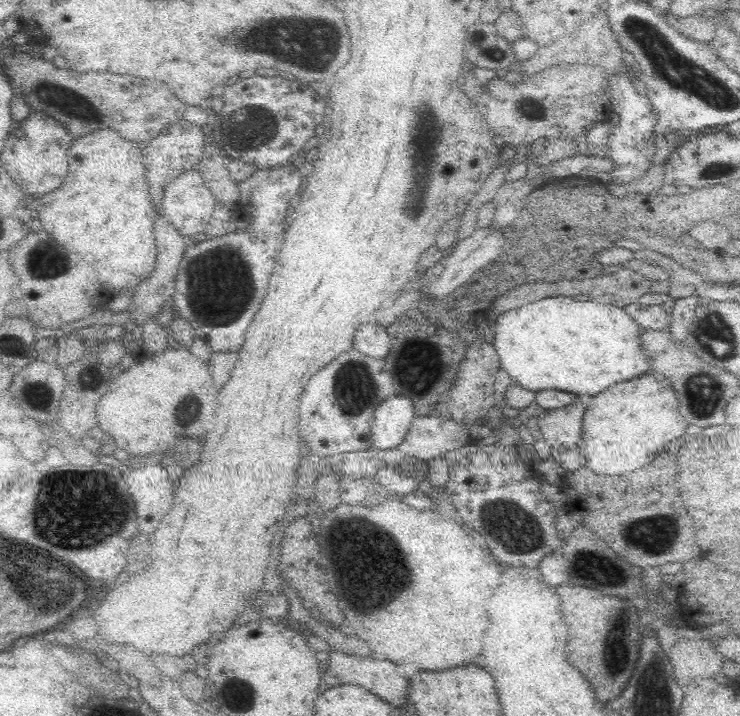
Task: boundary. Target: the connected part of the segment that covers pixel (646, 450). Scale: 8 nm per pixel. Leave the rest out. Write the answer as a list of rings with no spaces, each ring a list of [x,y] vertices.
[[[646,373],[593,396],[582,418],[579,446],[585,464],[581,468],[608,476],[638,470],[648,464],[648,458],[656,456],[656,450],[662,450],[676,434],[686,430],[670,381],[656,380],[663,377],[650,374],[655,373]]]

